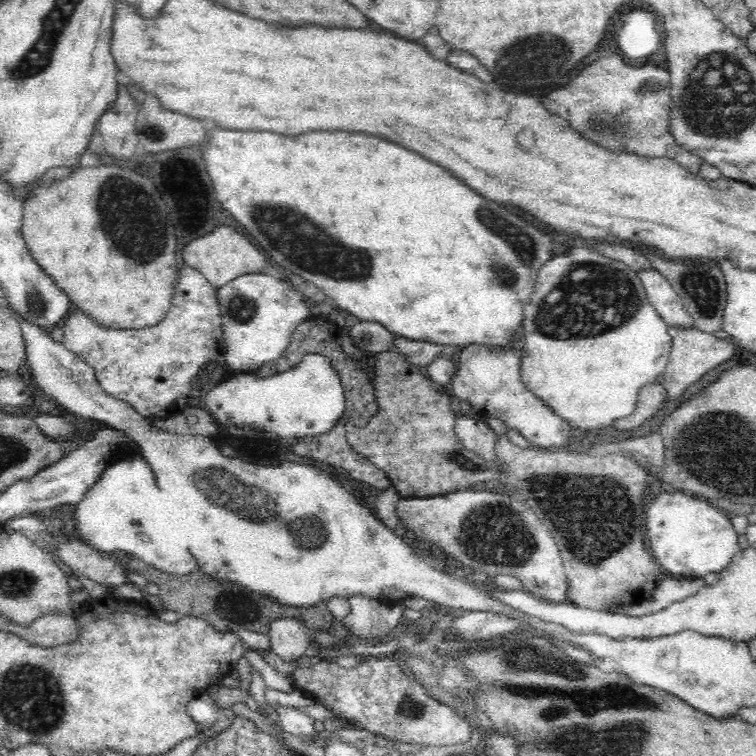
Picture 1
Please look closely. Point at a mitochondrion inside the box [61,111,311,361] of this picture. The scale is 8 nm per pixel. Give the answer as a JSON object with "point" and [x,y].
{"point":[126,221]}

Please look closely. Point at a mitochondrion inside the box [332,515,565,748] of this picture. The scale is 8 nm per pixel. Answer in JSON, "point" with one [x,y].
{"point":[413,709]}

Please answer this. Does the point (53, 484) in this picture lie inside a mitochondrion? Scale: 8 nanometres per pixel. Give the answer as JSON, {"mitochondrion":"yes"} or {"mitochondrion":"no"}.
{"mitochondrion":"no"}

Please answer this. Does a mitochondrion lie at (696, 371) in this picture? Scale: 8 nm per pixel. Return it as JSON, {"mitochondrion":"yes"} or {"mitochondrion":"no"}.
{"mitochondrion":"no"}

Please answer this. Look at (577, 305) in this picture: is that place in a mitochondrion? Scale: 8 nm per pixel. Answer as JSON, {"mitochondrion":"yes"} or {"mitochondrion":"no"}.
{"mitochondrion":"yes"}

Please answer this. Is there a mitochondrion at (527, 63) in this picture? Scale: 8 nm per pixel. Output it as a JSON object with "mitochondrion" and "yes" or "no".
{"mitochondrion":"yes"}

